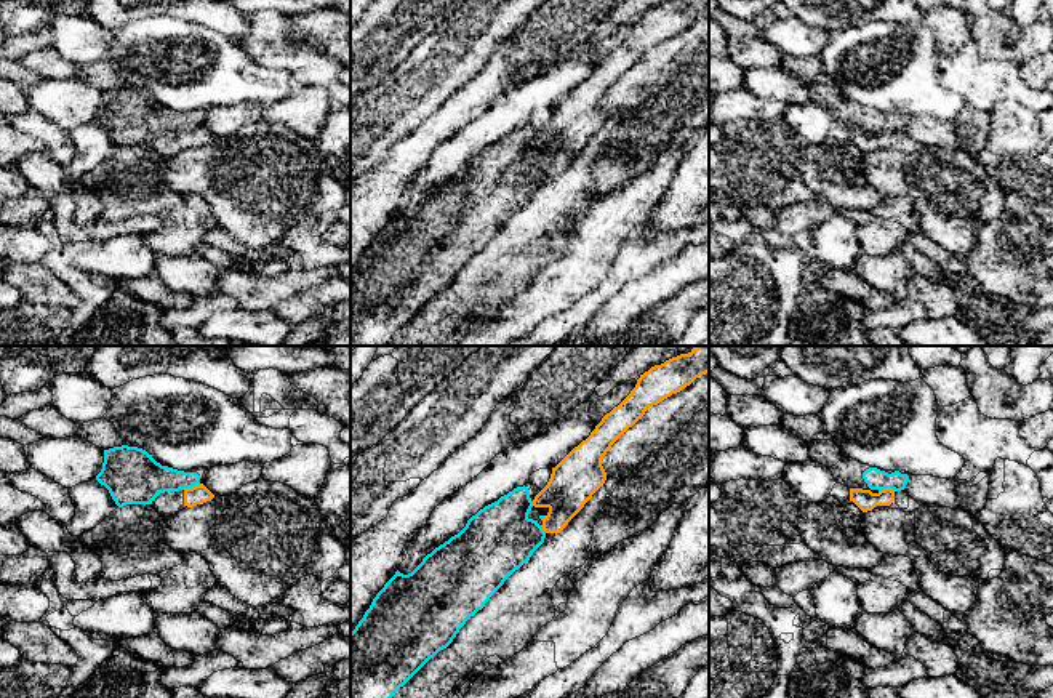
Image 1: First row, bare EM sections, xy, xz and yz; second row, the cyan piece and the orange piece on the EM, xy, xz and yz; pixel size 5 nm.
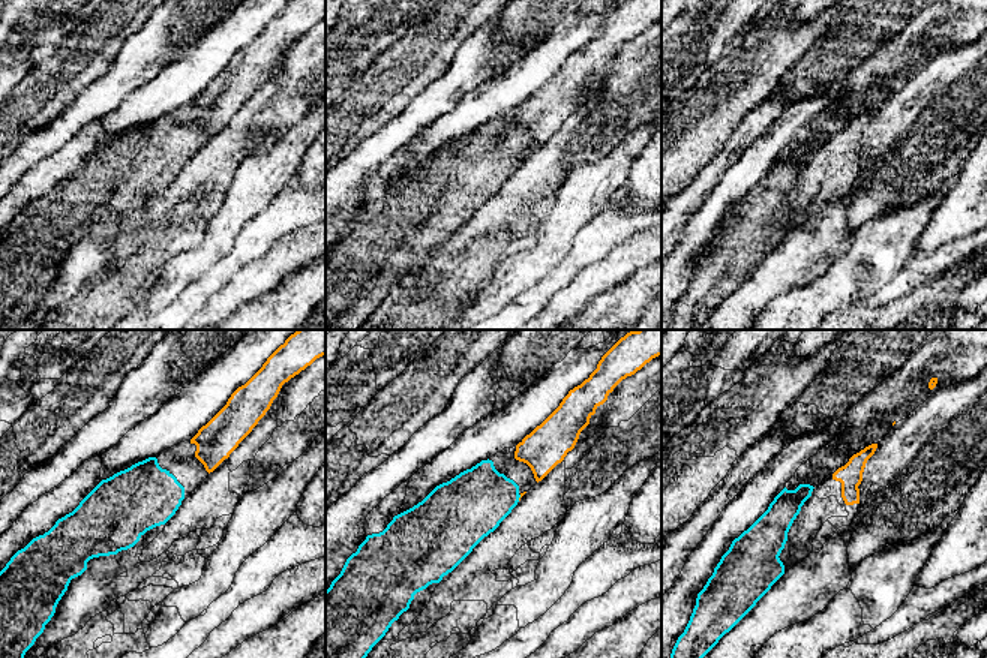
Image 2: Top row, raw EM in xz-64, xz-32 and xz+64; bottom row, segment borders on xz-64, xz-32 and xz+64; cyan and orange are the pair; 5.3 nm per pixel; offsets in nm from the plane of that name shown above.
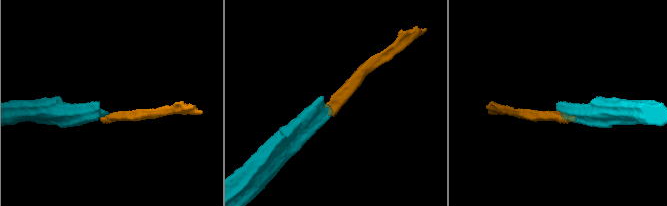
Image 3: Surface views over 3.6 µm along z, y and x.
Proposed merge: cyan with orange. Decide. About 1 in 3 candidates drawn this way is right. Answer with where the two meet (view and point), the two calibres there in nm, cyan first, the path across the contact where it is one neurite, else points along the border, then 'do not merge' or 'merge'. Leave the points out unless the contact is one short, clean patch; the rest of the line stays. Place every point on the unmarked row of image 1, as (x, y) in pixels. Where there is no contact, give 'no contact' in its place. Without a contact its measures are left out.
meets cyan in xy at (192, 127); 220 nm thick on the cyan side, 100 nm on the other; border along xy (200, 125), (184, 132); do not merge

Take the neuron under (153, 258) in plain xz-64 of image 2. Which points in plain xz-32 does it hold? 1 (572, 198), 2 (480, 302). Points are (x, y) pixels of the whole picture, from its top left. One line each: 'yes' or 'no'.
1: no
2: no

